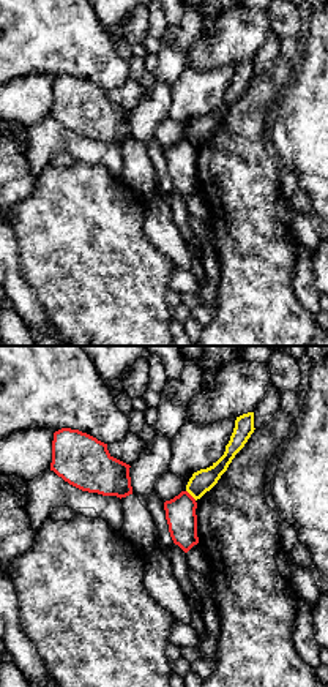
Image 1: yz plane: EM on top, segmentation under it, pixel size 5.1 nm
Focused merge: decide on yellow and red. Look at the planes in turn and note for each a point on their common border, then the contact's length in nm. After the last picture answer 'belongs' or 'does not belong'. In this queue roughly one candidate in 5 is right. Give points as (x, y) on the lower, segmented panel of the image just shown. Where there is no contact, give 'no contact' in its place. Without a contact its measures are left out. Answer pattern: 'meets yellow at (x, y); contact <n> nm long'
meets yellow at (191, 495); contact 80 nm long

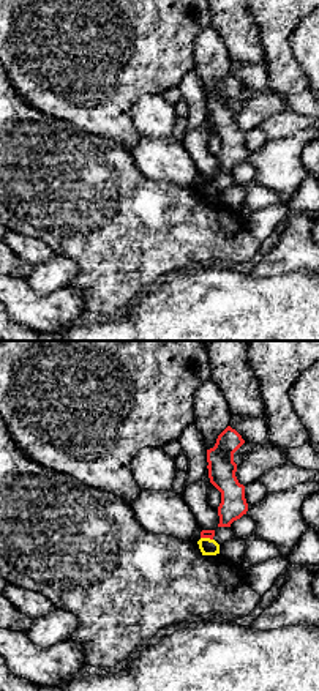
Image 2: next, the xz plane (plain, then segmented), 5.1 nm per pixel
meets yellow at (207, 538); contact 70 nm long

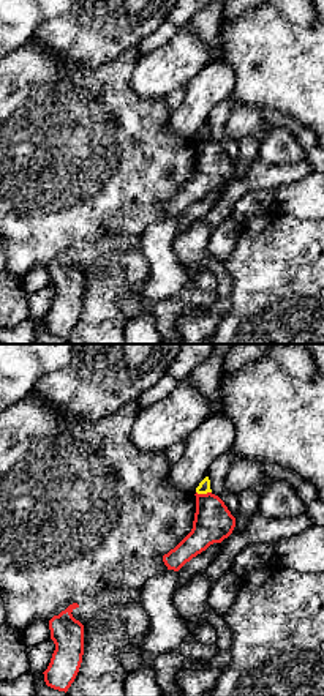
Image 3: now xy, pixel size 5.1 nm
meets yellow at (204, 493); contact 80 nm long

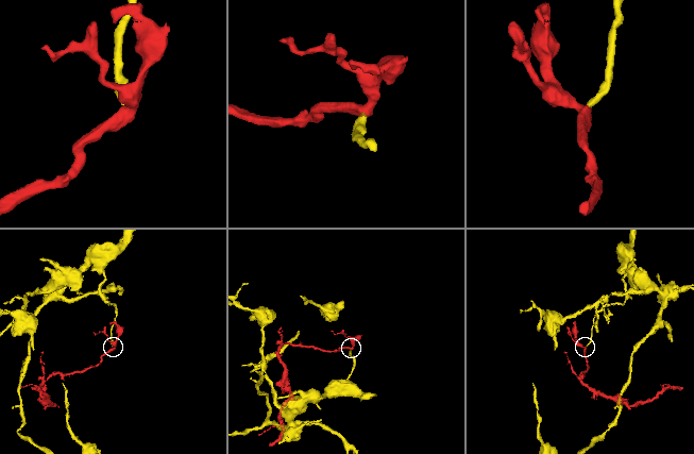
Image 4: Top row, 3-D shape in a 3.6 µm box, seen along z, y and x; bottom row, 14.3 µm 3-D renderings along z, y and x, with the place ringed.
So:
does not belong

